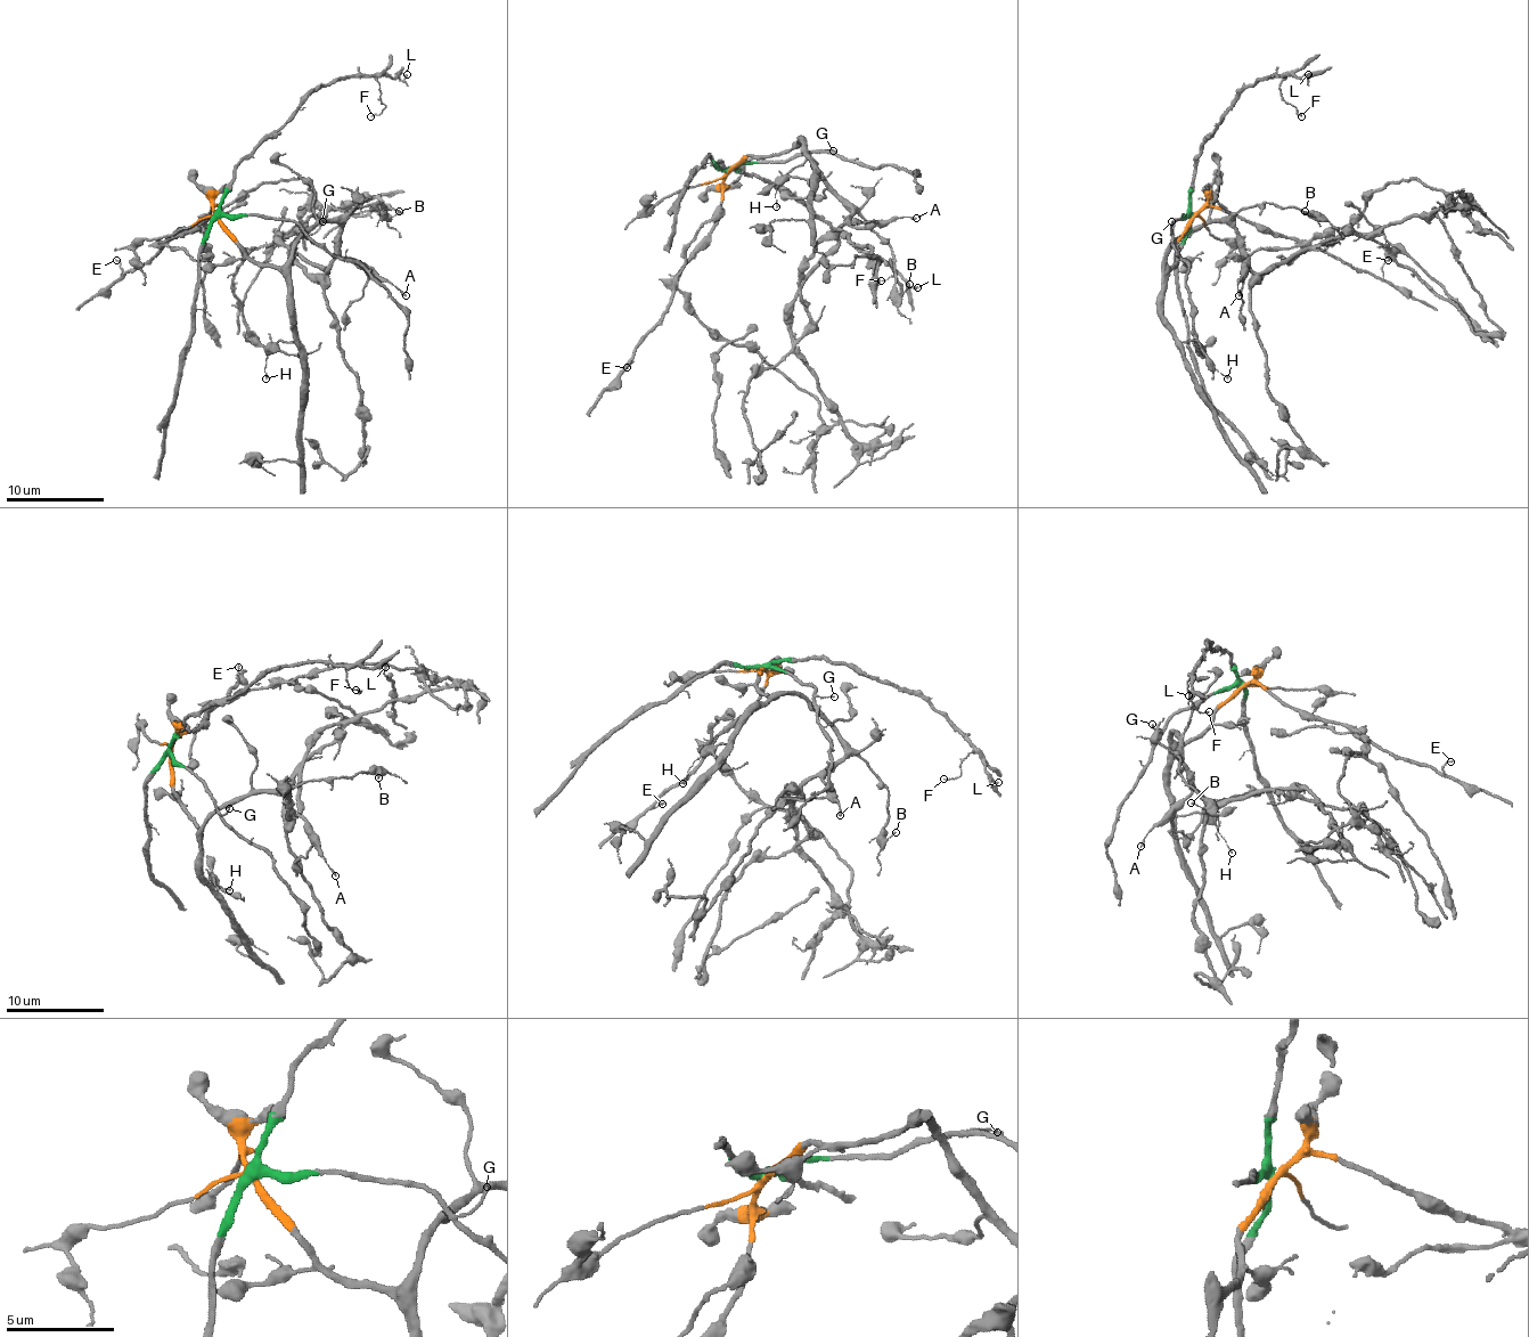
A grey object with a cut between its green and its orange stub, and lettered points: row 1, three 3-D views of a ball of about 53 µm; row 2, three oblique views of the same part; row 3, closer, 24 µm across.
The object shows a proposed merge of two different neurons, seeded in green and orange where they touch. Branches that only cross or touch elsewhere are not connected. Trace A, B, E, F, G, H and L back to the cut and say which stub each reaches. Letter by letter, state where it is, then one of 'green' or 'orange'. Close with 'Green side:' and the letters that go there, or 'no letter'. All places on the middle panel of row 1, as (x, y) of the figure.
A: (916, 218) | orange
B: (909, 284) | orange
E: (627, 367) | orange
F: (881, 280) | green
G: (833, 151) | green
H: (776, 206) | orange
L: (917, 287) | green
Green side: F, G, L

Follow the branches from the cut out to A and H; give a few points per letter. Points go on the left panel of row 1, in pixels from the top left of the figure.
A: (217, 218), (258, 262), (280, 267), (302, 237), (319, 222), (338, 222), (343, 257), (368, 265), (405, 296)
H: (217, 218), (255, 260), (272, 265), (283, 274), (294, 343), (280, 340), (270, 350), (266, 380)

